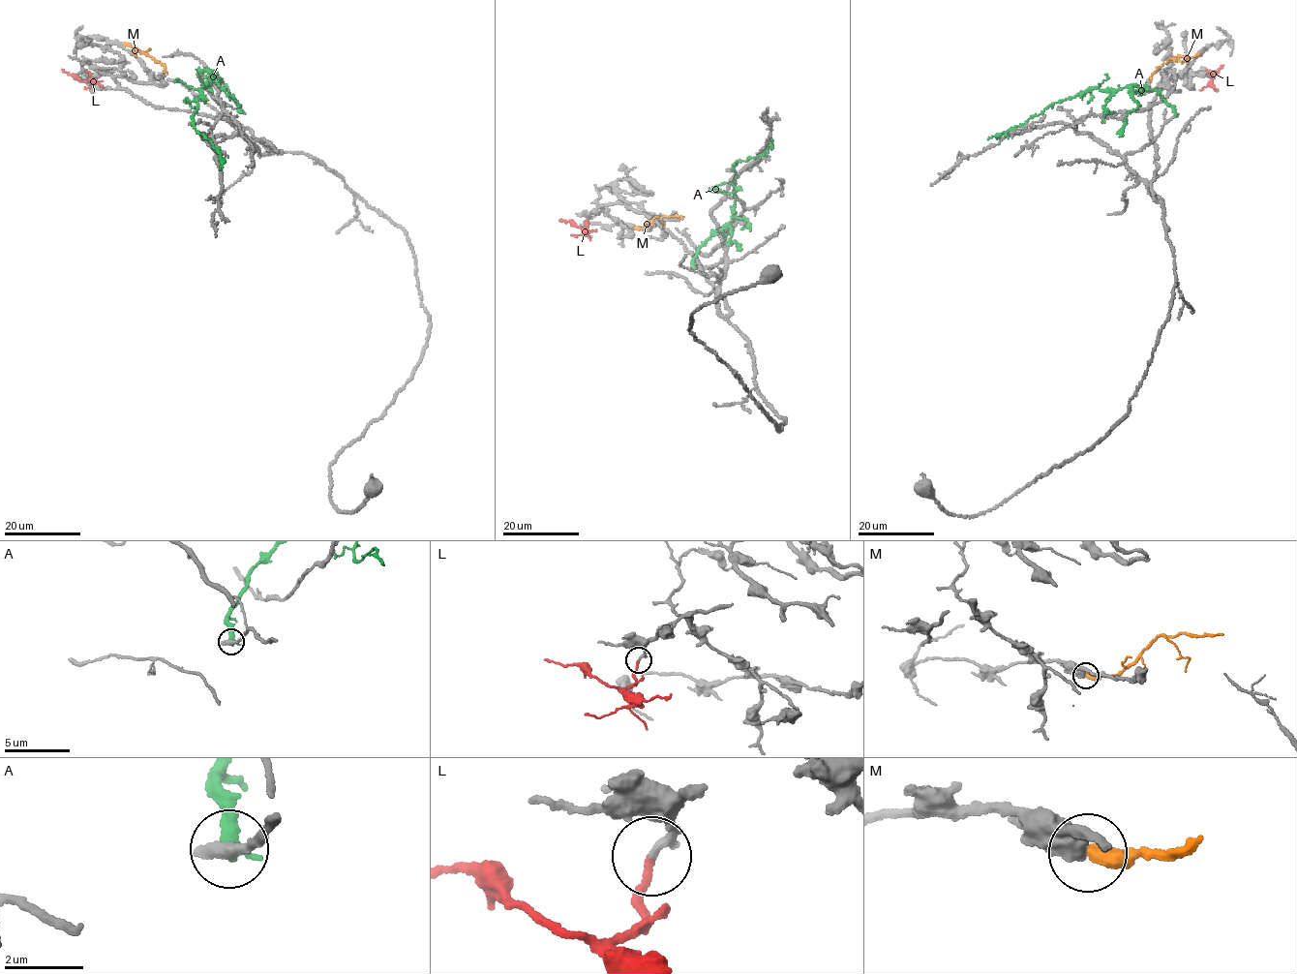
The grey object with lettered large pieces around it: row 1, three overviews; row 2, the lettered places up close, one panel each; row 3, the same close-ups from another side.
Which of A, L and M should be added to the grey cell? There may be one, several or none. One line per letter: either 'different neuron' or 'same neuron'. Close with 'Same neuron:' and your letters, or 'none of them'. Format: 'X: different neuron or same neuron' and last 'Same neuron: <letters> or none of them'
A: different neuron
L: same neuron
M: different neuron
Same neuron: L

